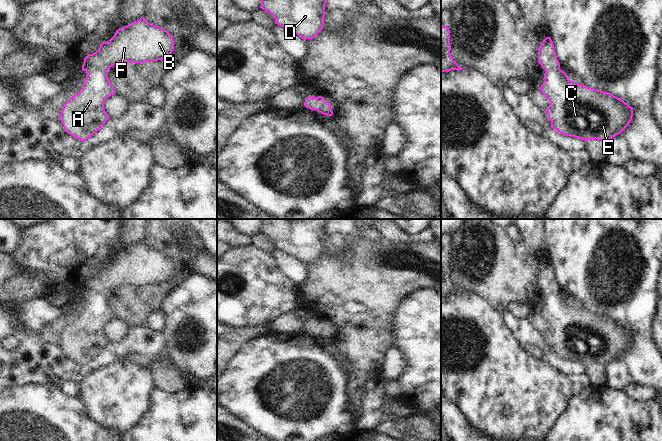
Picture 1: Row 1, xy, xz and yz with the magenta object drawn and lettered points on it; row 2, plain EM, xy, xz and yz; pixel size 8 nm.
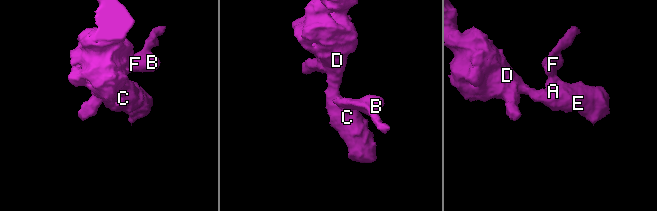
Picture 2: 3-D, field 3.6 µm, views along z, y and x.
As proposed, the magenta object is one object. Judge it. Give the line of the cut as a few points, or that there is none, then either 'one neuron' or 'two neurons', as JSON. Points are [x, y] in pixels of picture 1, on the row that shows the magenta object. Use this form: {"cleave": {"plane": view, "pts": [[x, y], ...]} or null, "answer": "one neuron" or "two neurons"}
{"cleave": null, "answer": "one neuron"}

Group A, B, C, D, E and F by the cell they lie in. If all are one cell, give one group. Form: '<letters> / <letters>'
A B C D E F

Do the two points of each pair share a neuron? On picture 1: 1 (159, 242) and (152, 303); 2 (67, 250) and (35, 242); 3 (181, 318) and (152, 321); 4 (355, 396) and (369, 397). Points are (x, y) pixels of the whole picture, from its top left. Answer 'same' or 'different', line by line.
1: same
2: same
3: different
4: different

